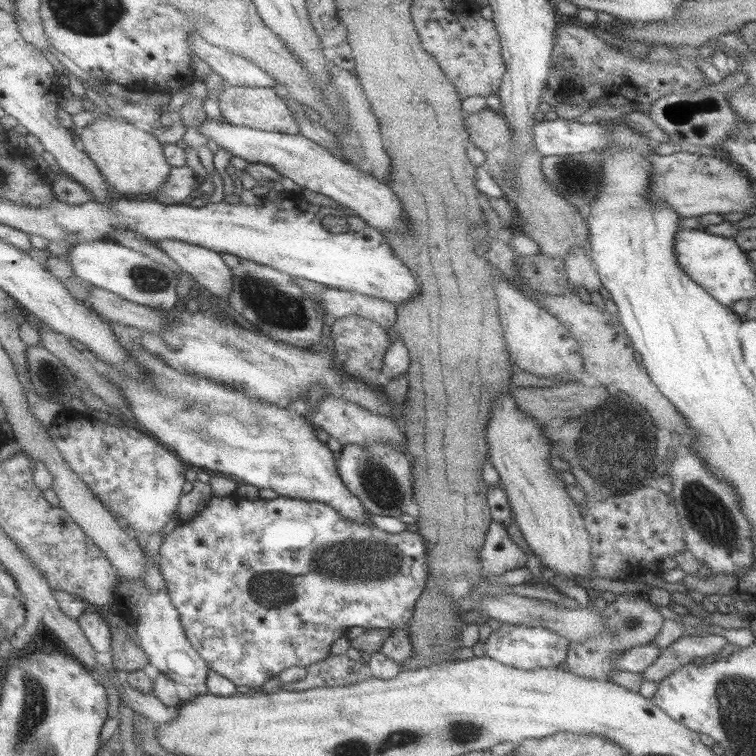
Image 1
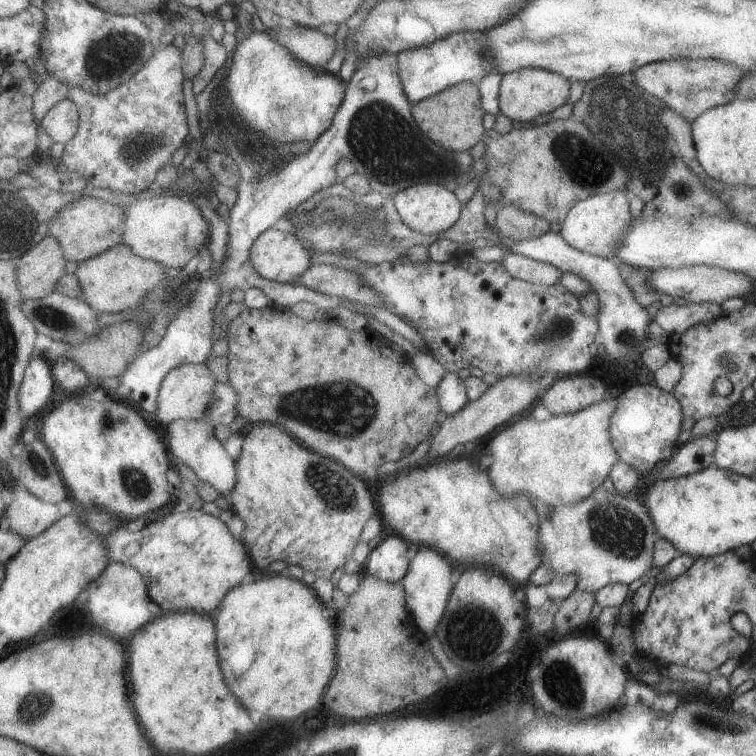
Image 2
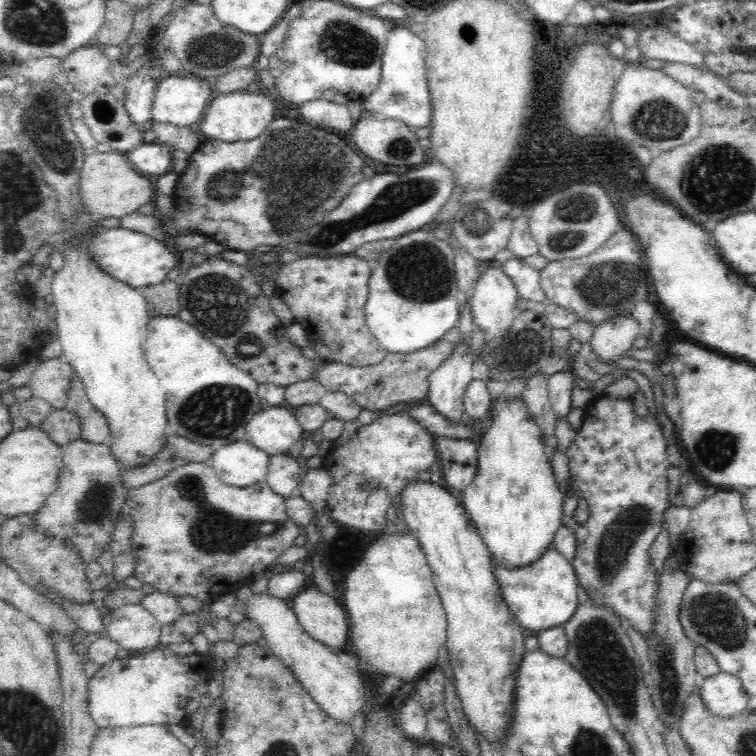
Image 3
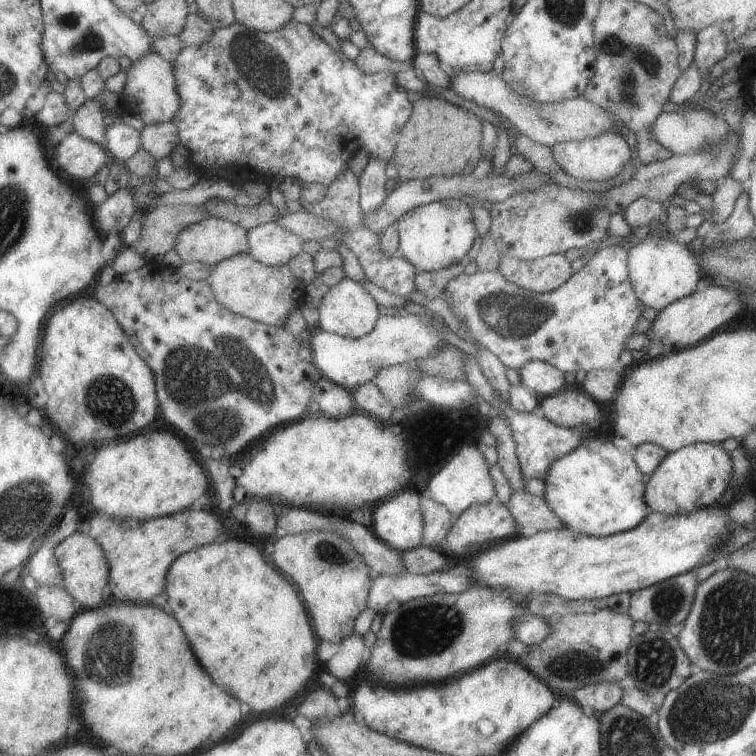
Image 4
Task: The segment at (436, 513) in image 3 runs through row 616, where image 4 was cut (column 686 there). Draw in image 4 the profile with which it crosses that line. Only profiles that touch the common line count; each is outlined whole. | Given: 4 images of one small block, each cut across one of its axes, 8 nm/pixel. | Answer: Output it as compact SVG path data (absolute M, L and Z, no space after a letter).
M718 443L690 444L665 458L650 474L644 484L644 501L652 511L666 515L685 514L717 505L727 496L727 486L731 480L731 460L729 454Z

